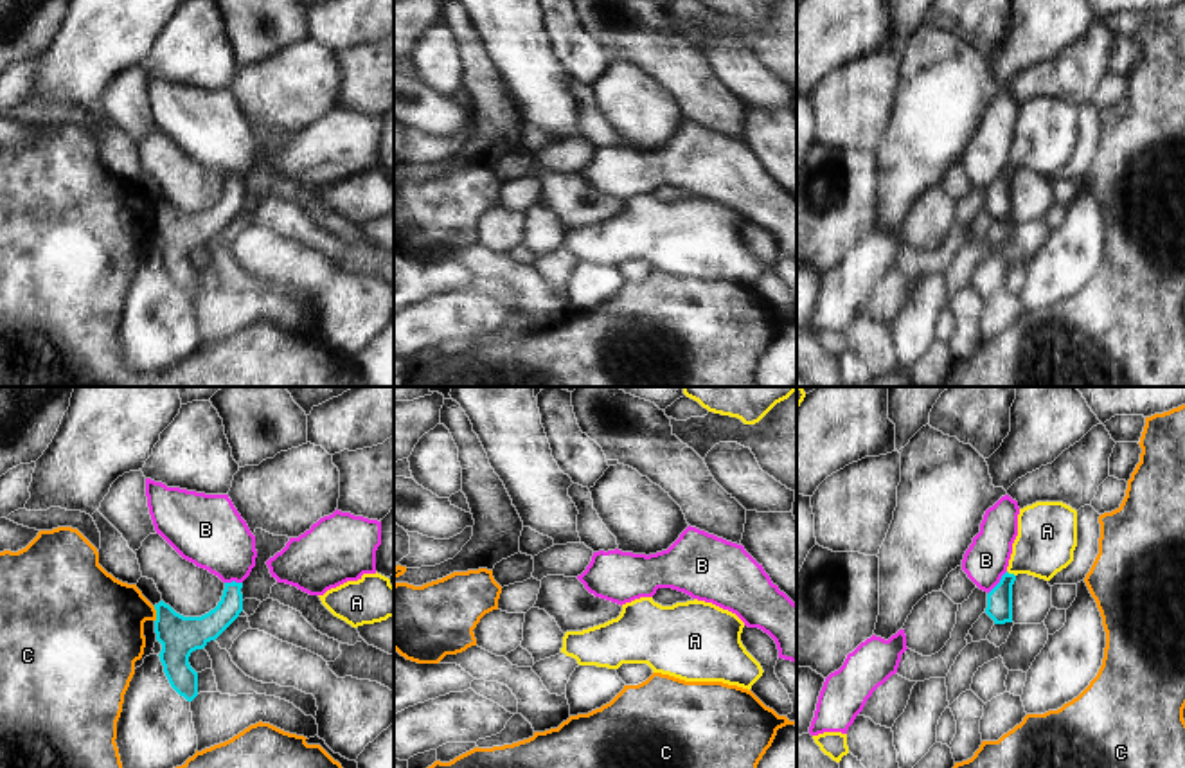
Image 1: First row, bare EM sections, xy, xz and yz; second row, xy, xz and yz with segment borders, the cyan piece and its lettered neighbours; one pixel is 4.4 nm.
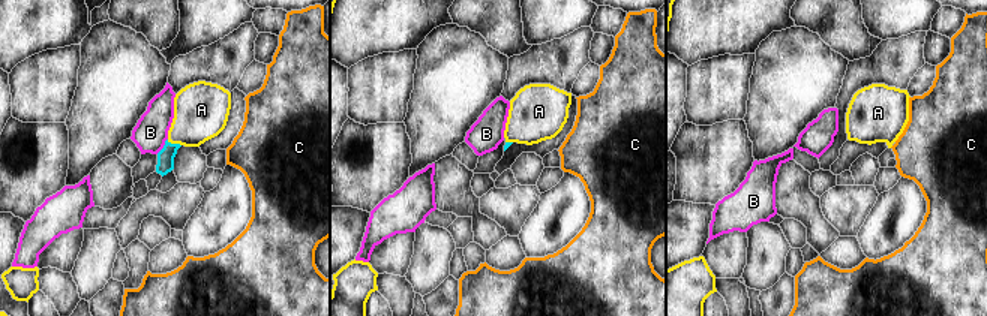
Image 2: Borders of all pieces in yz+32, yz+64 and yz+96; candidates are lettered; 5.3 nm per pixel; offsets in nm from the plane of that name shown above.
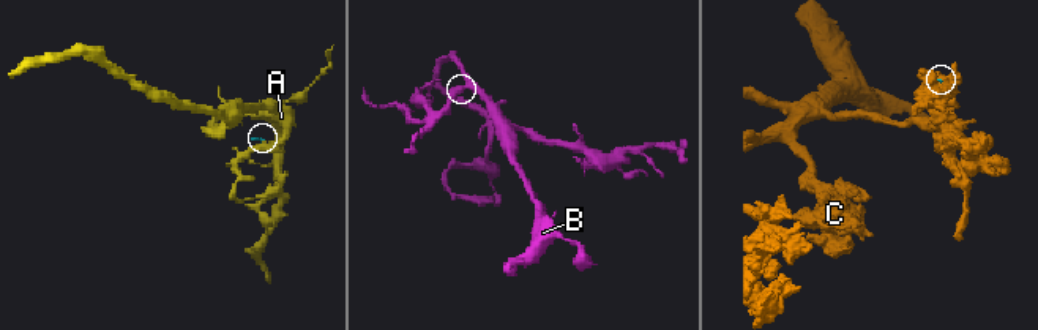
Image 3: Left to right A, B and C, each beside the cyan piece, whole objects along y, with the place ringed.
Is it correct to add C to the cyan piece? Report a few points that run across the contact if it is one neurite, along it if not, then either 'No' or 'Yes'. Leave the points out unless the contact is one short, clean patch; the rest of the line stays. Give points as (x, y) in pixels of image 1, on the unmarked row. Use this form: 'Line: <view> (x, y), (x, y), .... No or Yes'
Line: xy (153, 204), (155, 218). No

